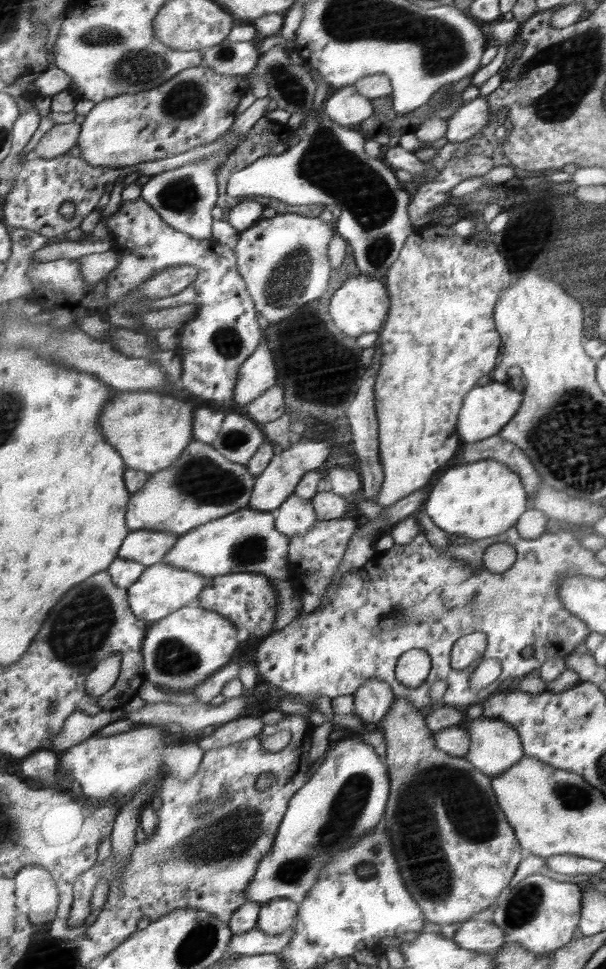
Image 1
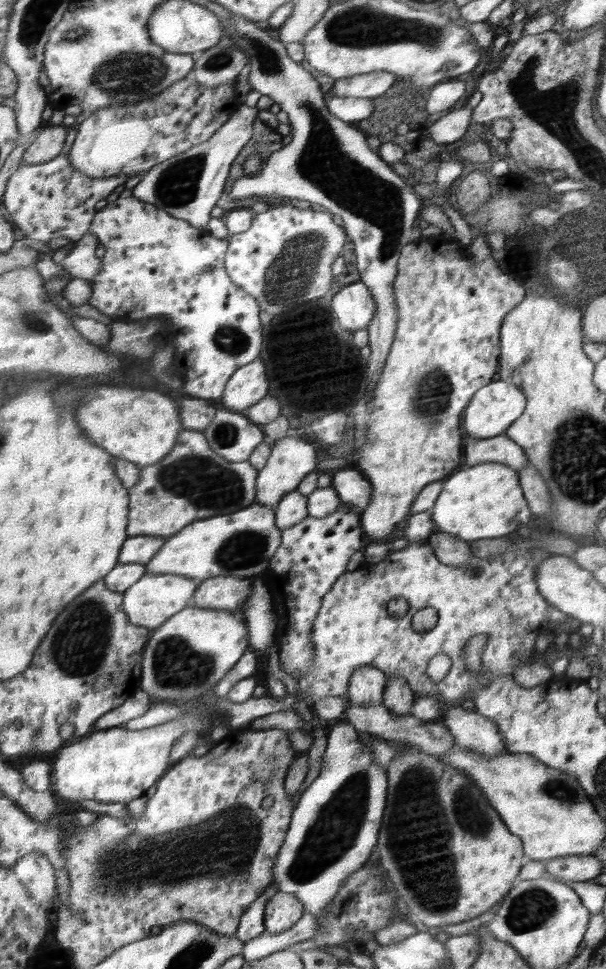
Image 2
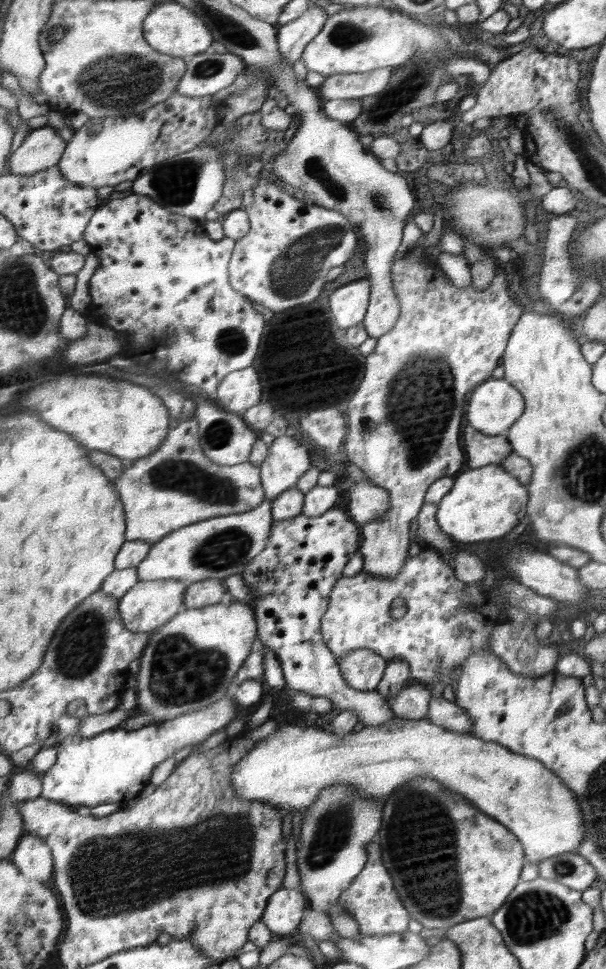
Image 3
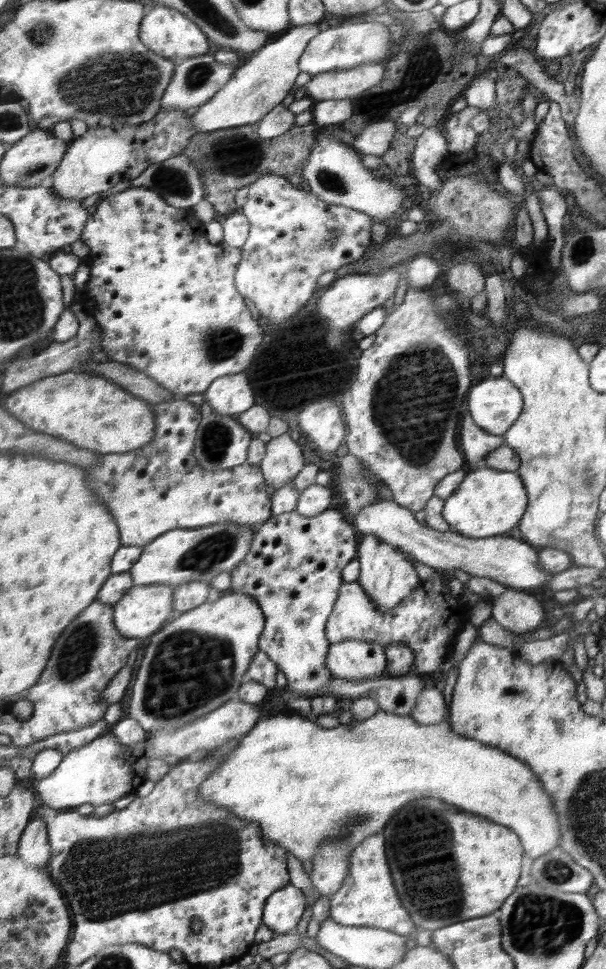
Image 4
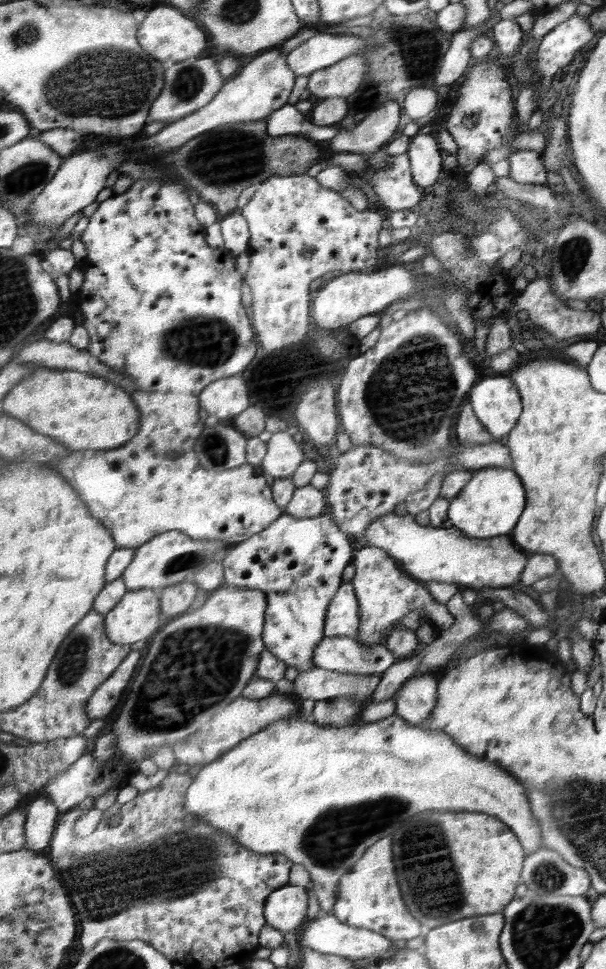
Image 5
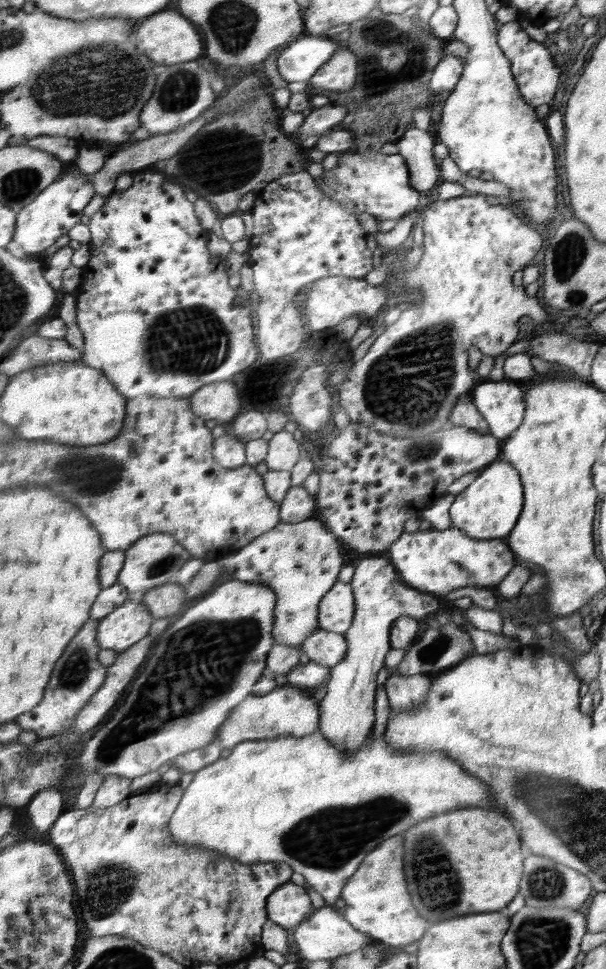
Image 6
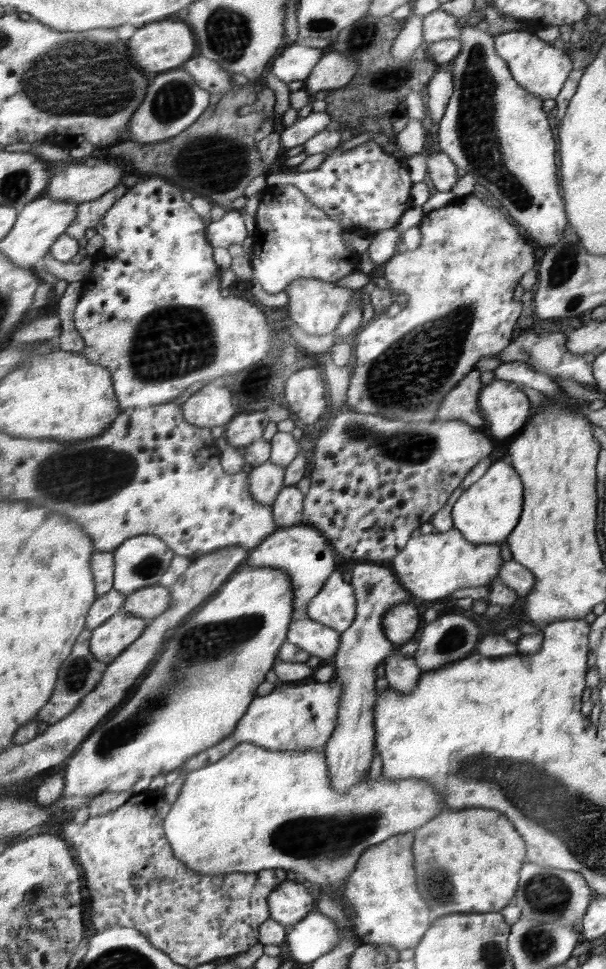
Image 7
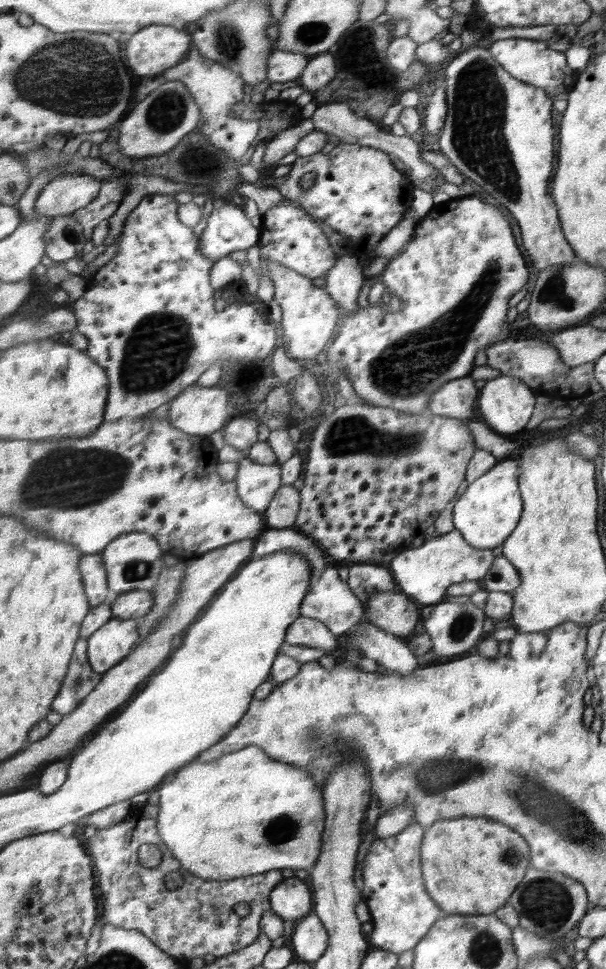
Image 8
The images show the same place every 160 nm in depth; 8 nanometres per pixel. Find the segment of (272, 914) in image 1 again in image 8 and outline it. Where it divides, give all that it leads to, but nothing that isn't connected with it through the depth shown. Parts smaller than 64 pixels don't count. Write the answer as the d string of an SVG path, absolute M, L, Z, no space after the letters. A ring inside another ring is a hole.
M296 876L278 883L269 900L272 912L283 919L300 920L312 910L310 888Z

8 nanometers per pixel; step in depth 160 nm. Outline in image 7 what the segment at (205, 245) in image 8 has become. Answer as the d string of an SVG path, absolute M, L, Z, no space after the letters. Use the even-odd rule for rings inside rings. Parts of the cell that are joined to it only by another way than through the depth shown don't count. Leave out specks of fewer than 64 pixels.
M227 210L216 222L211 222L208 229L208 239L214 248L228 248L230 244L243 244L248 238L248 230L242 218L242 212Z

